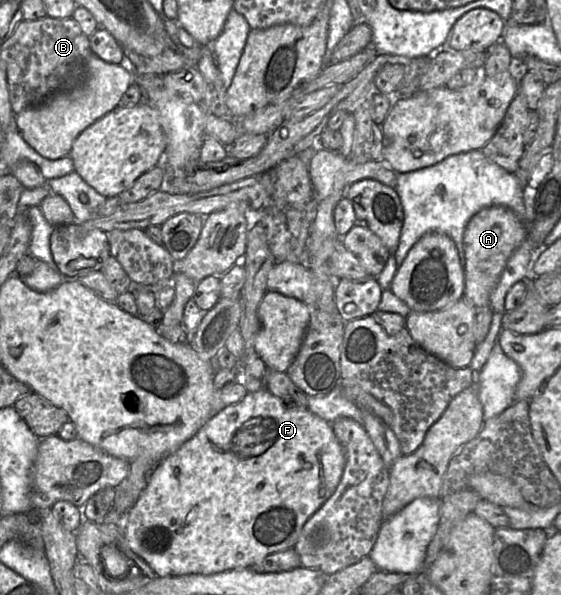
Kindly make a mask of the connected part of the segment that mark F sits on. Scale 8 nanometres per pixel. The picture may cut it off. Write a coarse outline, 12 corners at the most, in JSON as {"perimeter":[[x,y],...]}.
{"perimeter":[[265,388],[152,469],[122,521],[158,577],[293,548],[345,467]]}

